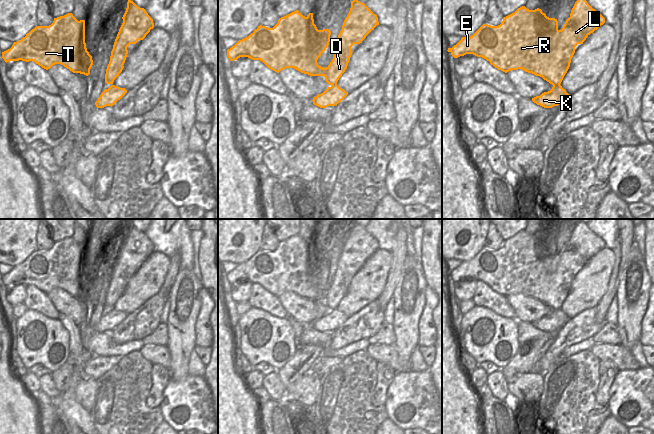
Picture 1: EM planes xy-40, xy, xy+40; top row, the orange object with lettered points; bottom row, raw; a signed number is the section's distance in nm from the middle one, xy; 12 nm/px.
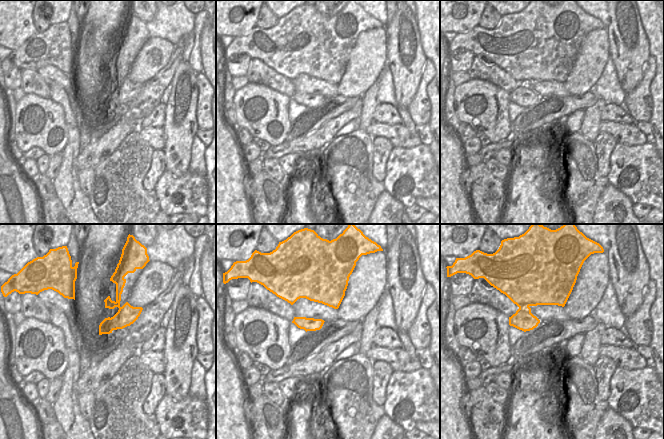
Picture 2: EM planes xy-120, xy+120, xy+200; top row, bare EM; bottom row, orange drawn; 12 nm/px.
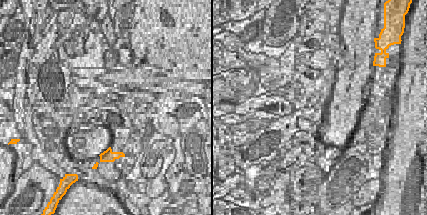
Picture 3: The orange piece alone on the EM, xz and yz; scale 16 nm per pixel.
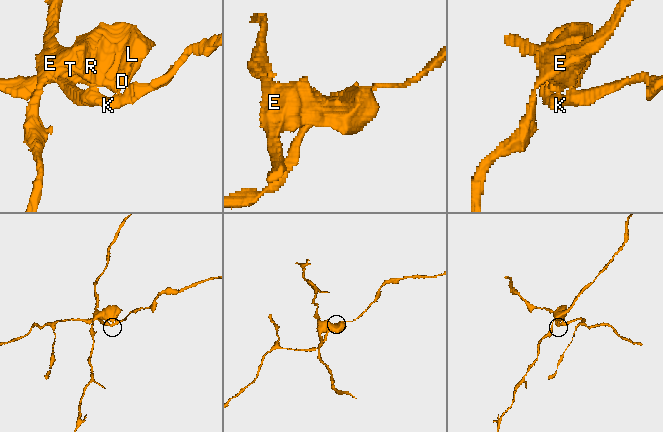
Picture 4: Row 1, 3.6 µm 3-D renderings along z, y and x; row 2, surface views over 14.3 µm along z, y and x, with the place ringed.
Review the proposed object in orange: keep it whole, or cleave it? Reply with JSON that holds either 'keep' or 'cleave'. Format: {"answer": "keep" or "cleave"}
{"answer": "cleave"}

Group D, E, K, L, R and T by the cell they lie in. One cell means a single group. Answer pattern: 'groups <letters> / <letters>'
groups D E L R T / K

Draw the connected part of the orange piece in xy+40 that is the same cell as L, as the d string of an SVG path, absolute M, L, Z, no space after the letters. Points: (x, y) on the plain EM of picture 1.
M580 221L575 226L570 241L563 252L558 253L558 245L549 242L541 233L529 234L525 230L504 241L498 250L483 248L472 260L462 261L448 276L454 282L473 278L490 286L505 297L522 293L542 301L553 310L560 309L567 297L575 271L605 247L605 242Z

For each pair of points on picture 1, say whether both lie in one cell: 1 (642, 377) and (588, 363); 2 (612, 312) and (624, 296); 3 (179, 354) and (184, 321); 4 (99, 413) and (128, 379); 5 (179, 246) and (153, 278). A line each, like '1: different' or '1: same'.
1: different
2: different
3: same
4: same
5: different

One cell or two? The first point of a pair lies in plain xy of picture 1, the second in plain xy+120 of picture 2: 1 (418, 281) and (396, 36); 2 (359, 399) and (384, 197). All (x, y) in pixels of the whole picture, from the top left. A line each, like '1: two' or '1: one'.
1: one
2: two

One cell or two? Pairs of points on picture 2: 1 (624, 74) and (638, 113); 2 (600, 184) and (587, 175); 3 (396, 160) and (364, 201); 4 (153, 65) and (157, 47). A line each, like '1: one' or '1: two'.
1: two
2: one
3: two
4: one

